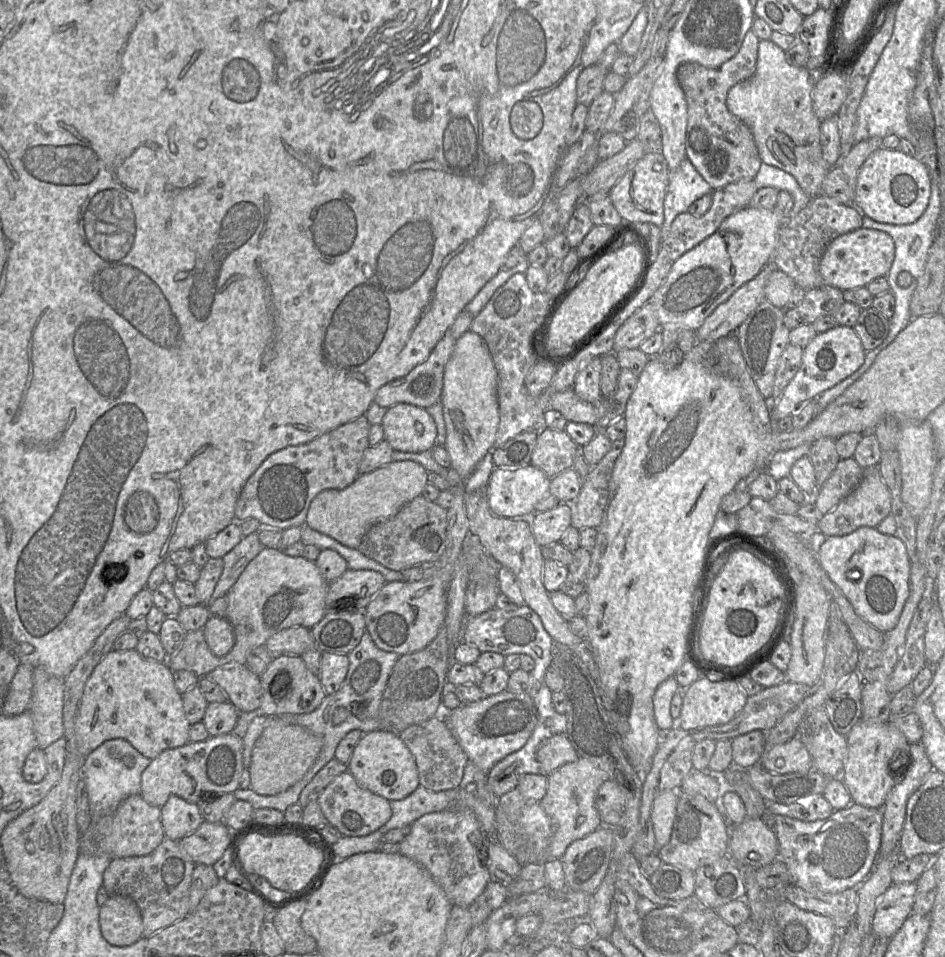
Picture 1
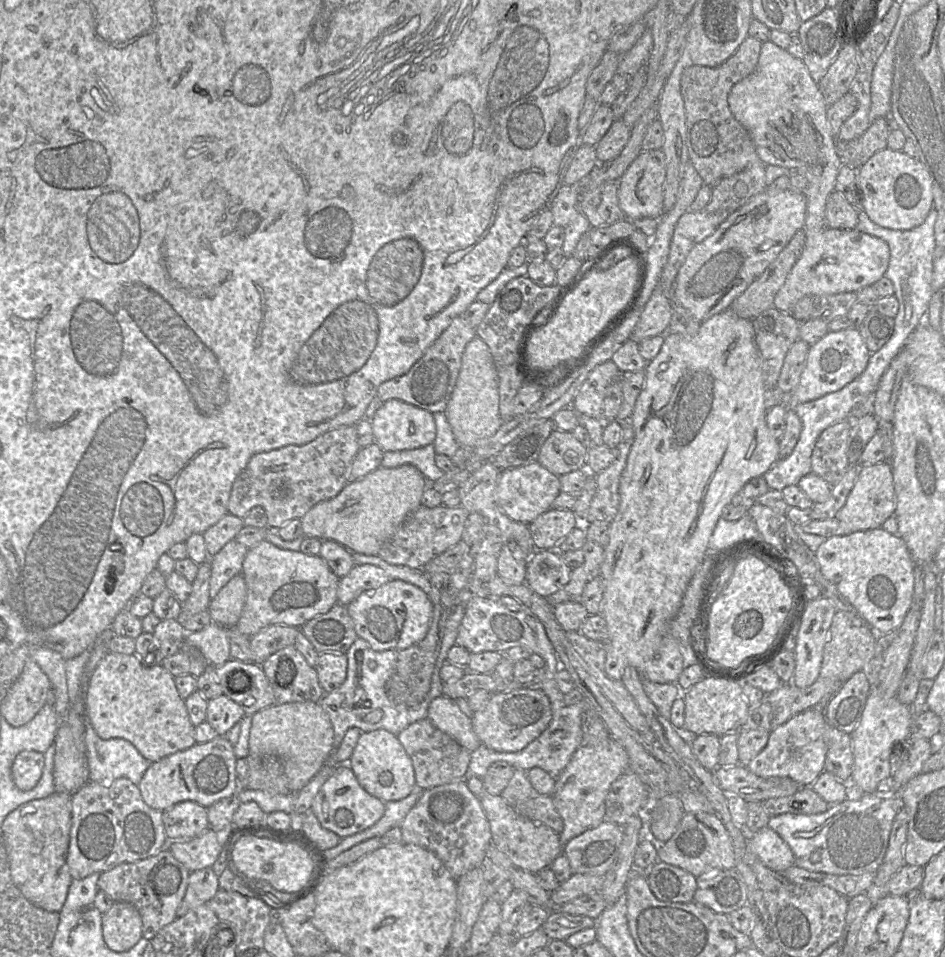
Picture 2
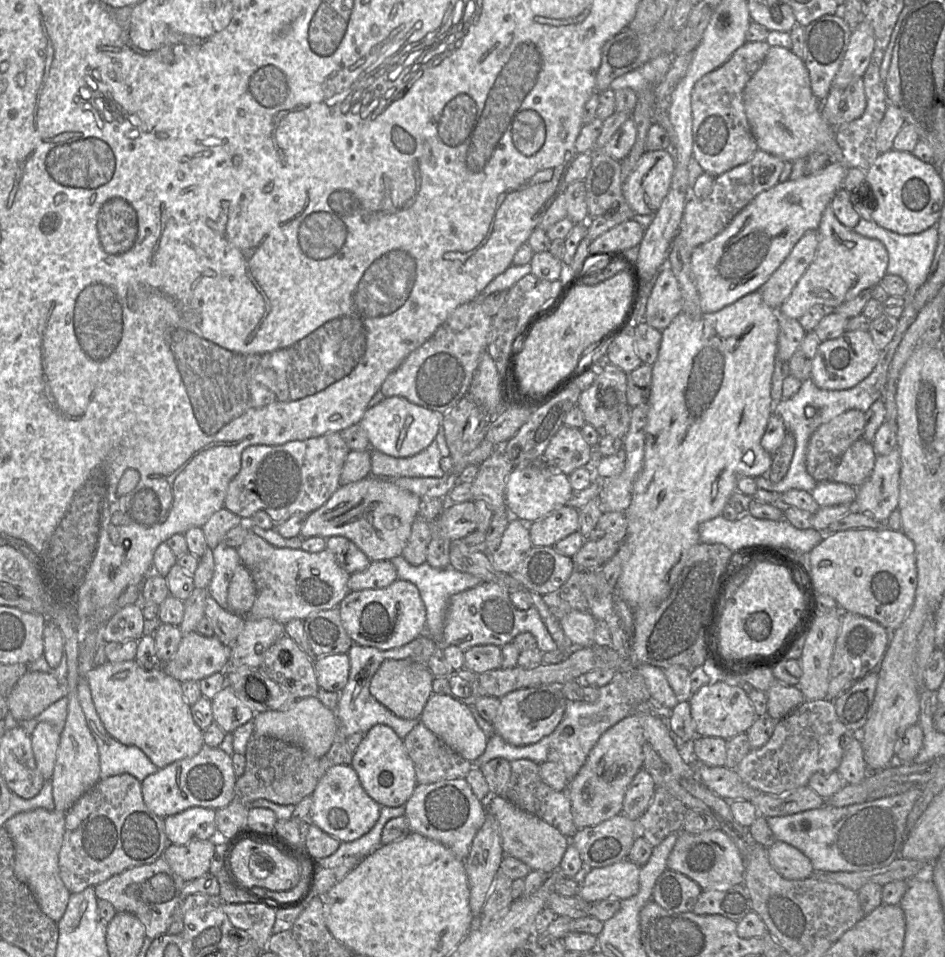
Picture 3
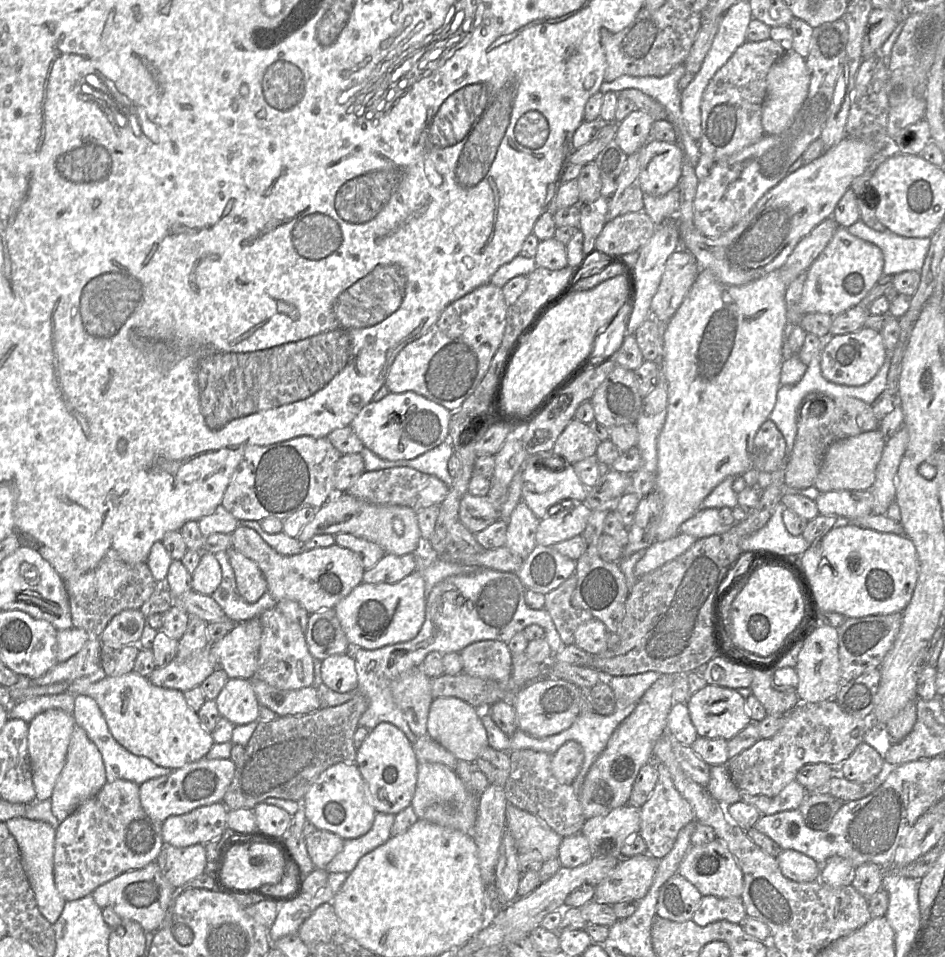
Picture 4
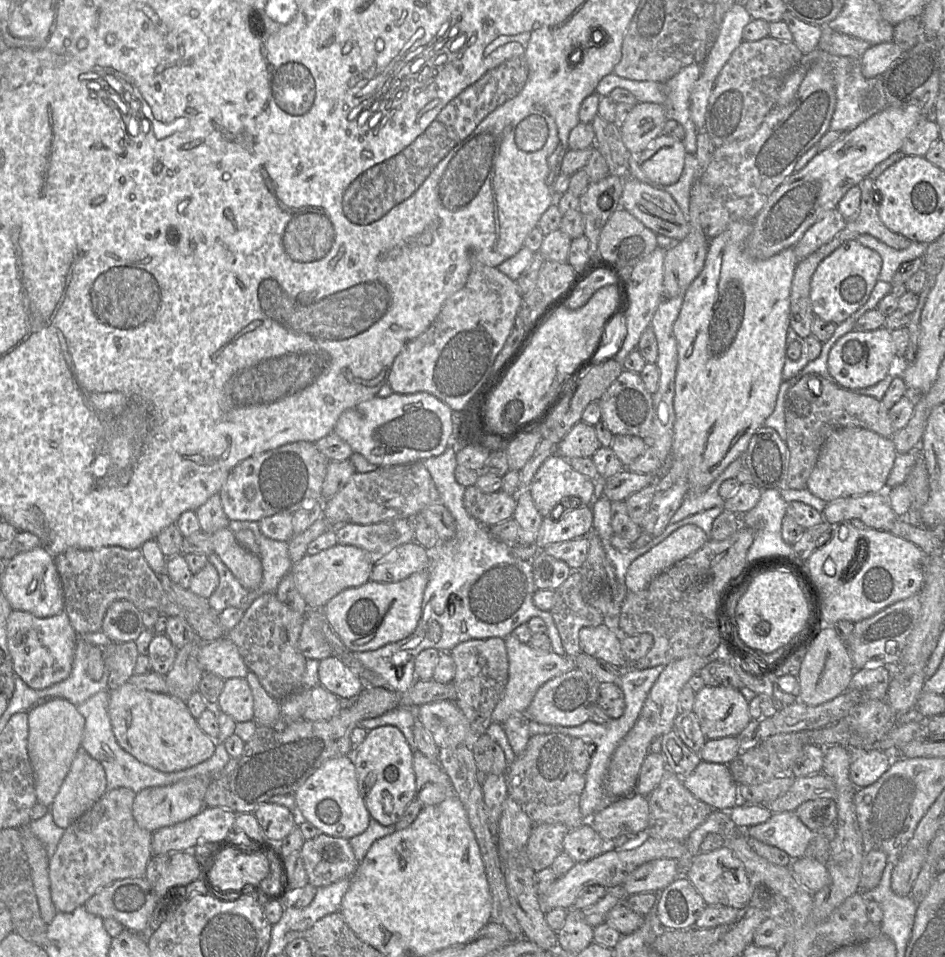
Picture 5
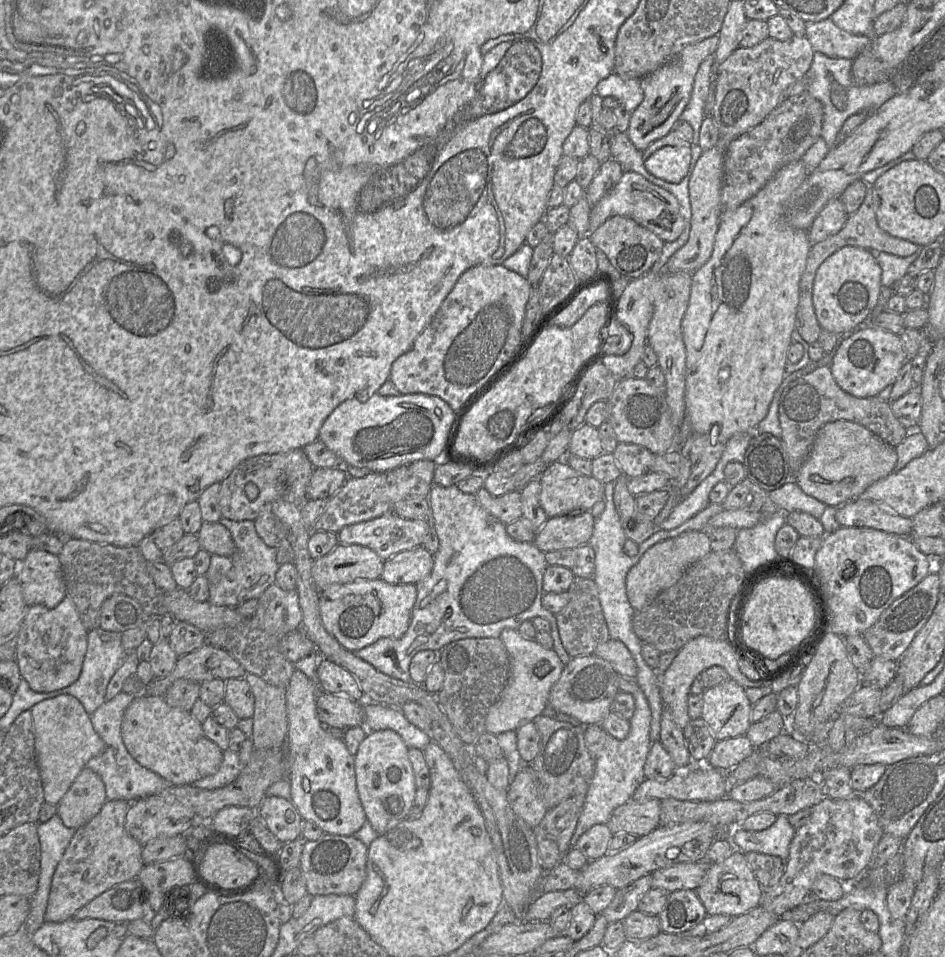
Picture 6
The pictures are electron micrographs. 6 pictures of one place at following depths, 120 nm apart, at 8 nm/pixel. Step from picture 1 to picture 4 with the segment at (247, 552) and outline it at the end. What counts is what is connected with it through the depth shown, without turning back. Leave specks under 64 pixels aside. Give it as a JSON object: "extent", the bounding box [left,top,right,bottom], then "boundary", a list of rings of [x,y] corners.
{"extent":[211,551,277,623],"boundary":[[[220,551],[214,556],[221,567],[222,580],[211,597],[221,607],[228,619],[234,623],[241,623],[259,618],[262,612],[276,607],[277,602],[268,591],[257,602],[246,602],[237,591],[234,571],[227,552]]]}

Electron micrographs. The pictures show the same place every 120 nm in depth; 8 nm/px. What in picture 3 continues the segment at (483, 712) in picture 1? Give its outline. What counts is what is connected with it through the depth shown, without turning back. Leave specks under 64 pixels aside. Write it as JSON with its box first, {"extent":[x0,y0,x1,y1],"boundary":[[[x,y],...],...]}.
{"extent":[491,684,566,746],"boundary":[[[542,684],[512,691],[500,698],[497,715],[491,722],[494,732],[514,746],[523,746],[538,742],[553,732],[561,721],[566,698],[562,684]]]}

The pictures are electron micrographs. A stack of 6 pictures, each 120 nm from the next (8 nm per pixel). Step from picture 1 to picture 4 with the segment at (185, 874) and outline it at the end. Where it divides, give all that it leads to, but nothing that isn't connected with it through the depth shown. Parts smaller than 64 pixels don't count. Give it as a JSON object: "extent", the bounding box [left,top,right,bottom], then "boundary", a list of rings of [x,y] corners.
{"extent":[92,861,174,932],"boundary":[[[154,861],[143,868],[123,873],[97,887],[92,896],[100,908],[111,907],[121,919],[139,923],[145,932],[155,932],[165,917],[174,889],[163,877]]]}

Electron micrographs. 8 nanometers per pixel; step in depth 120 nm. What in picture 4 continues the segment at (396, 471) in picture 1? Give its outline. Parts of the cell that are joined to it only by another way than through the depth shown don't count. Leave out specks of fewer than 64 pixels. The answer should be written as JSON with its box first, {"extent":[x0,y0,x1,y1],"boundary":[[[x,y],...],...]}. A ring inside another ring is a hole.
{"extent":[297,493,428,559],"boundary":[[[337,493],[317,509],[316,515],[303,527],[297,540],[304,544],[316,535],[331,534],[335,536],[339,533],[349,533],[371,541],[379,545],[386,554],[416,554],[421,559],[428,556],[428,547],[423,544],[418,526],[417,512],[409,507],[376,505],[357,499],[348,493]],[[395,519],[399,519],[403,524],[402,534],[398,534],[393,528]]]}

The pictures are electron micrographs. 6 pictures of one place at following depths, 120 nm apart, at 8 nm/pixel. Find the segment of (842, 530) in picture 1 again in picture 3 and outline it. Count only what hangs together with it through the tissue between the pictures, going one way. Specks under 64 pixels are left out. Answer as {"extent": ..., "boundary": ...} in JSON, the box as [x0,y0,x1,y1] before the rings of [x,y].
{"extent":[853,448,900,522],"boundary":[[[897,448],[885,455],[877,455],[869,478],[857,488],[853,509],[870,515],[878,522],[886,522],[889,514],[897,508],[899,496],[900,454]]]}

